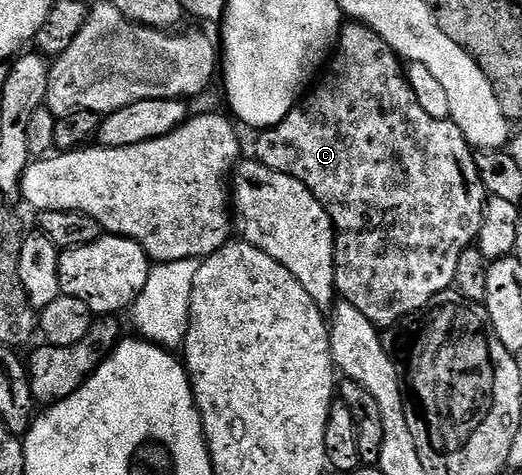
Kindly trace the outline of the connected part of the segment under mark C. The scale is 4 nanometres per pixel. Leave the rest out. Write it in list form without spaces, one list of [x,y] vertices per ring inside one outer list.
[[[348,21],[339,31],[339,41],[333,54],[334,57],[330,59],[322,75],[323,83],[321,83],[321,78],[318,85],[306,95],[305,101],[293,107],[289,116],[281,120],[281,124],[262,131],[256,137],[259,139],[255,142],[254,157],[277,172],[285,172],[301,180],[301,184],[305,184],[305,188],[309,188],[309,192],[317,196],[317,200],[323,205],[325,212],[329,212],[331,222],[335,225],[335,272],[338,278],[338,297],[342,301],[353,304],[353,308],[357,308],[357,312],[361,312],[365,320],[369,320],[377,328],[384,328],[383,326],[391,326],[394,322],[409,317],[410,314],[418,315],[433,296],[452,289],[457,260],[479,237],[483,204],[489,195],[487,189],[481,184],[481,178],[477,172],[476,151],[465,140],[461,128],[457,128],[457,124],[450,120],[445,122],[433,120],[433,116],[429,116],[429,112],[425,112],[425,108],[417,104],[415,93],[411,91],[411,86],[407,82],[401,59],[398,54],[393,53],[389,44],[385,44],[385,40],[381,40],[368,26]]]

